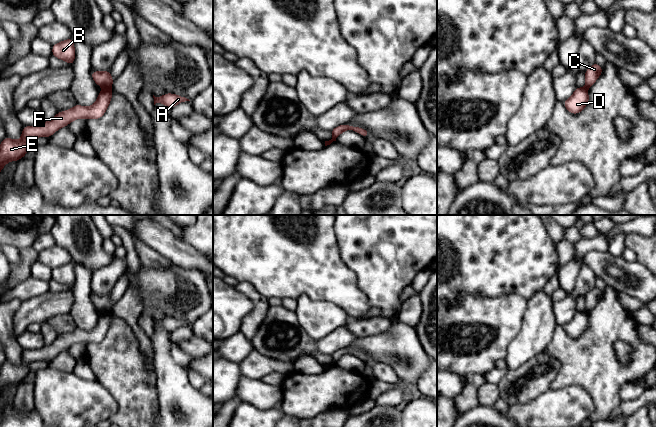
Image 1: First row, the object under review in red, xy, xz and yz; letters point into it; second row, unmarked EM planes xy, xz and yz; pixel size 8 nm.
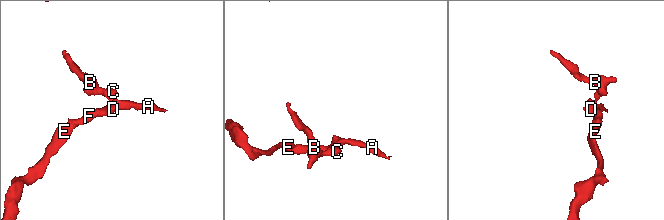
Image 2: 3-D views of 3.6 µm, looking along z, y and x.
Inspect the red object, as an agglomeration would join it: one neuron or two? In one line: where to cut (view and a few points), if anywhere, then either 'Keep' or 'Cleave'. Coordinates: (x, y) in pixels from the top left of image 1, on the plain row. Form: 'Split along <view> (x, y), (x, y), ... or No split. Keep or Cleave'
Split along xy (106, 311), (110, 312). Cleave

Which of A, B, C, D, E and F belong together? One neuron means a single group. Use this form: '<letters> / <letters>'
A D E F / B C

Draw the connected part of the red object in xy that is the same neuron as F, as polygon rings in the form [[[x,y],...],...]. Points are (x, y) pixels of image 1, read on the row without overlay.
[[[113,313],[102,314],[96,326],[90,331],[76,328],[69,334],[58,336],[50,345],[35,350],[24,350],[21,363],[16,365],[9,361],[4,362],[0,368],[0,396],[5,388],[18,385],[24,381],[29,373],[29,365],[37,361],[51,361],[58,353],[69,349],[75,343],[99,343],[107,334]]]

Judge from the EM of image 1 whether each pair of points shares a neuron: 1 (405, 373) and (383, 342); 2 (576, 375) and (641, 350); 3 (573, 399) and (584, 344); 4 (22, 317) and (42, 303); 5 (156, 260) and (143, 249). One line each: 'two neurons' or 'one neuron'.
1: one neuron
2: one neuron
3: two neurons
4: one neuron
5: one neuron

